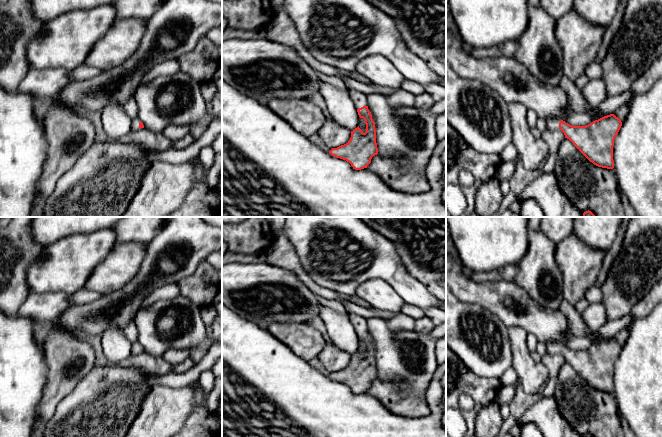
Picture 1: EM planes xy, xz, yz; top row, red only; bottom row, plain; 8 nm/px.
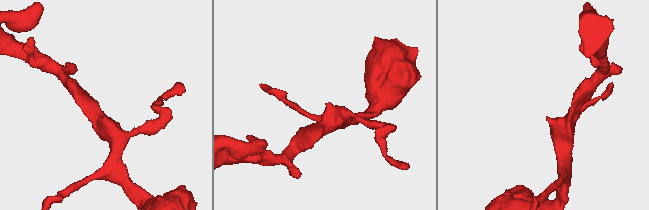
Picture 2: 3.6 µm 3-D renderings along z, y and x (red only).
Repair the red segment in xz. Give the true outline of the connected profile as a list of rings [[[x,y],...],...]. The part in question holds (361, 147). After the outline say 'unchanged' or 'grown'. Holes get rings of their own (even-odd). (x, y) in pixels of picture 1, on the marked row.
[[[348,89],[348,92],[359,117],[365,120],[366,132],[358,126],[351,131],[351,138],[346,144],[332,148],[329,153],[333,157],[346,160],[353,169],[361,170],[367,168],[372,157],[378,154],[375,122],[368,109],[367,95],[354,89]]]; grown

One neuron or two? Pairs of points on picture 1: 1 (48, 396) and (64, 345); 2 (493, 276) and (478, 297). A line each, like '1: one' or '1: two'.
1: one
2: two

